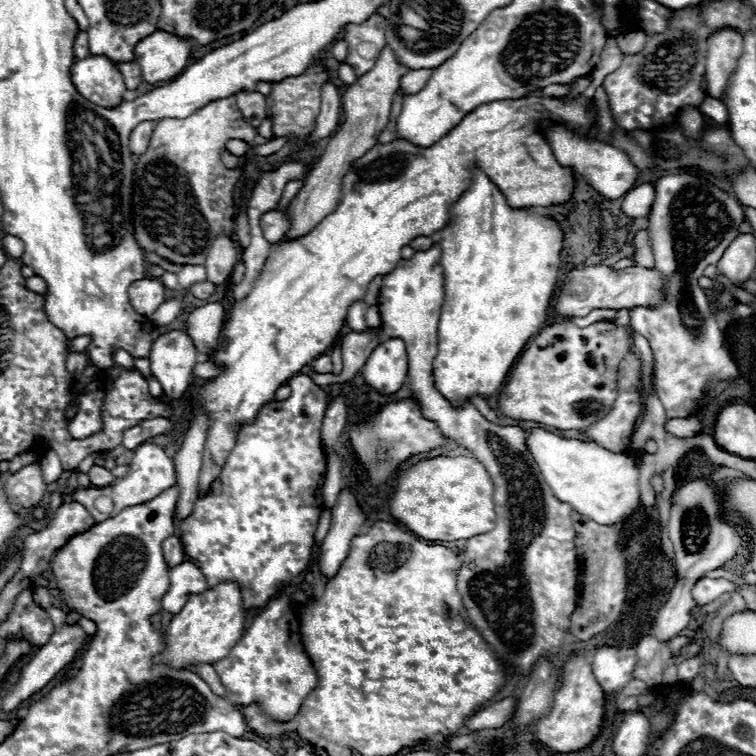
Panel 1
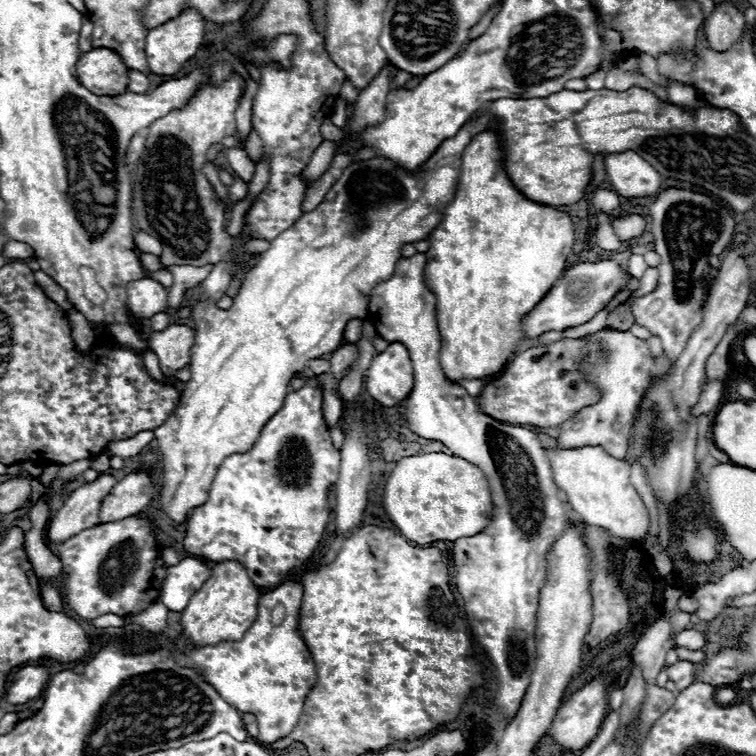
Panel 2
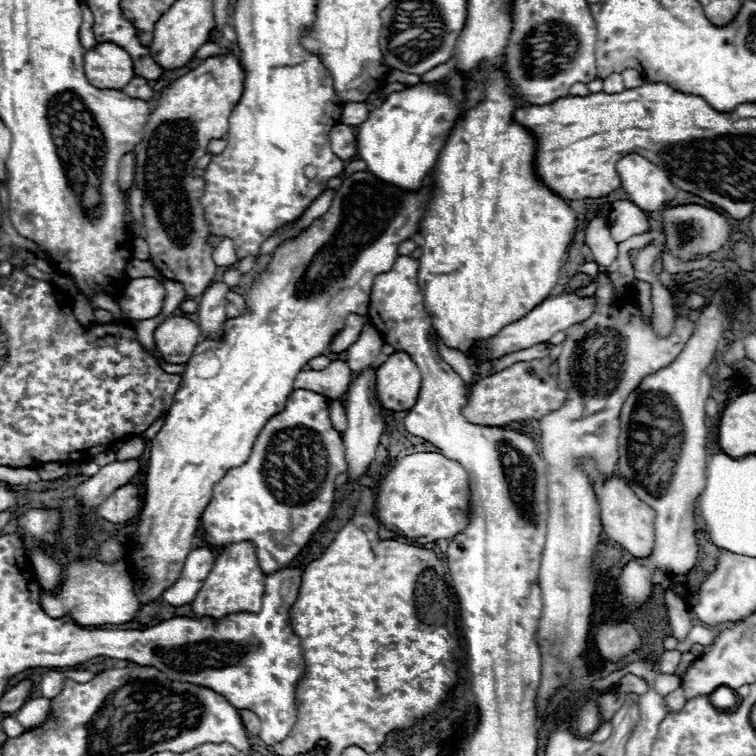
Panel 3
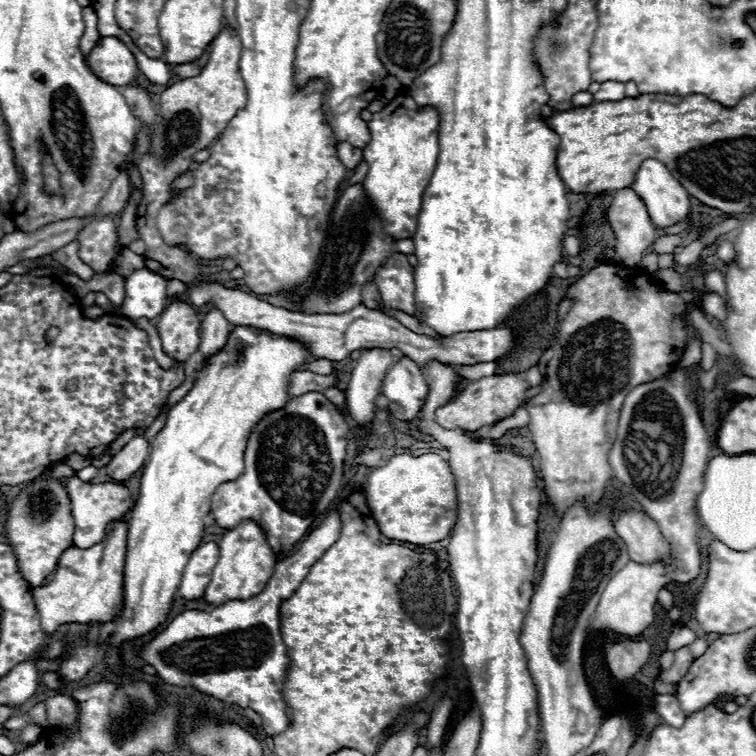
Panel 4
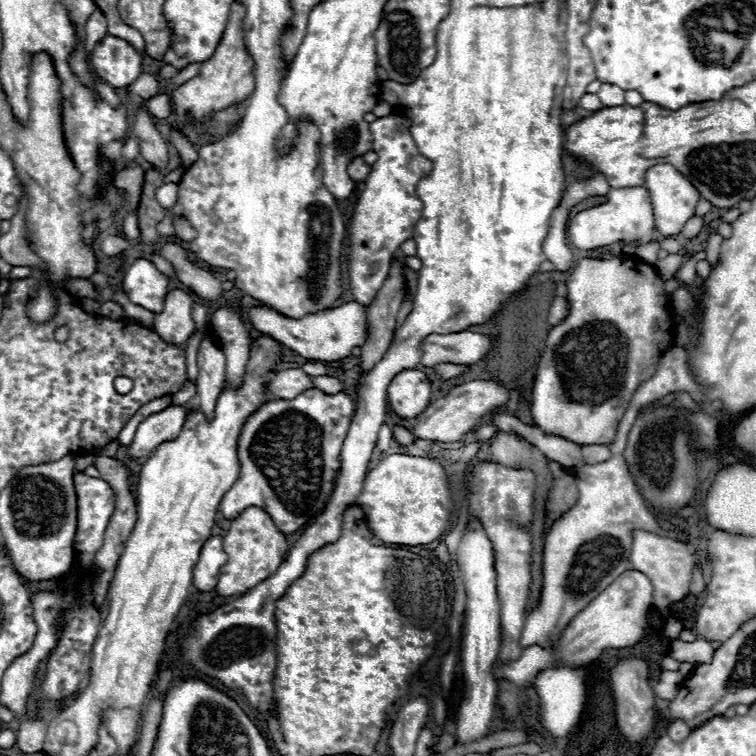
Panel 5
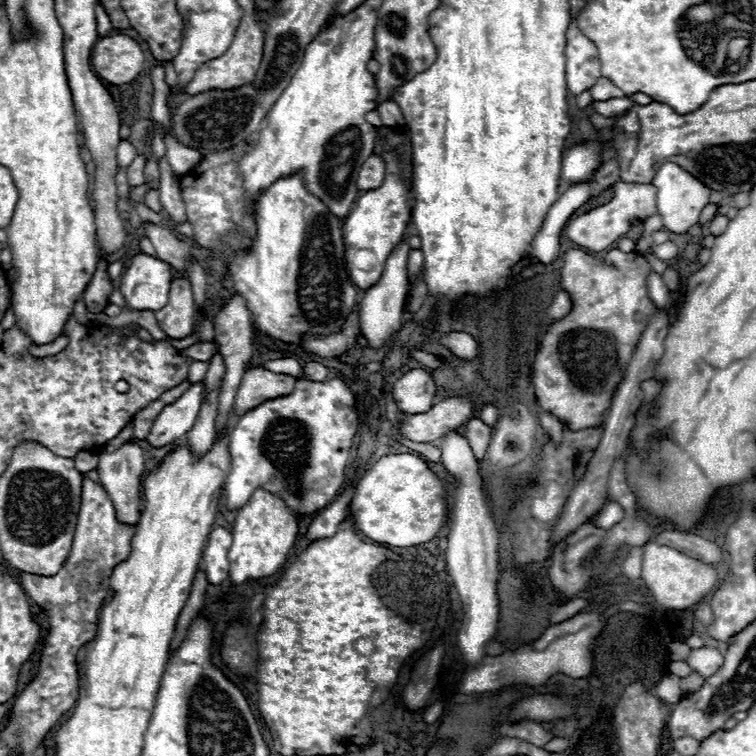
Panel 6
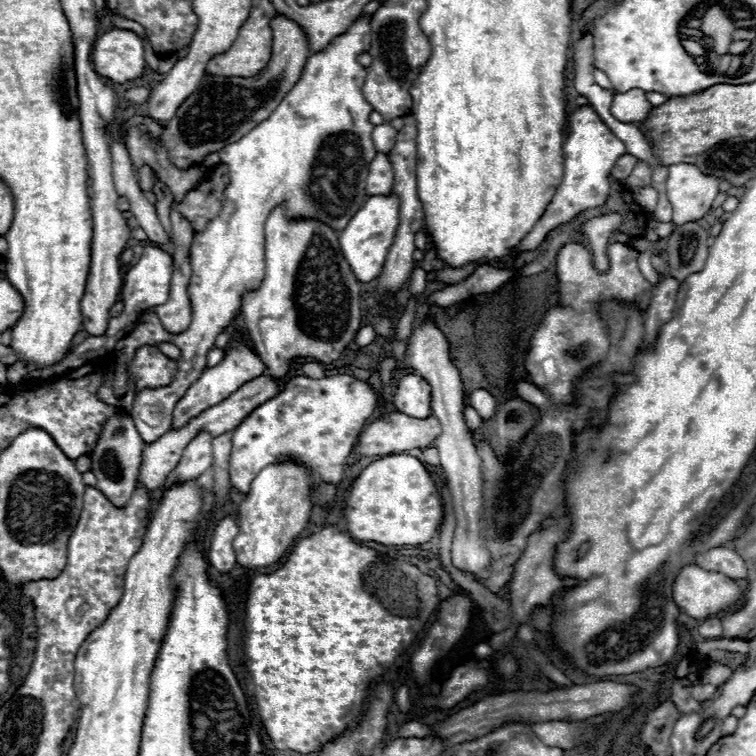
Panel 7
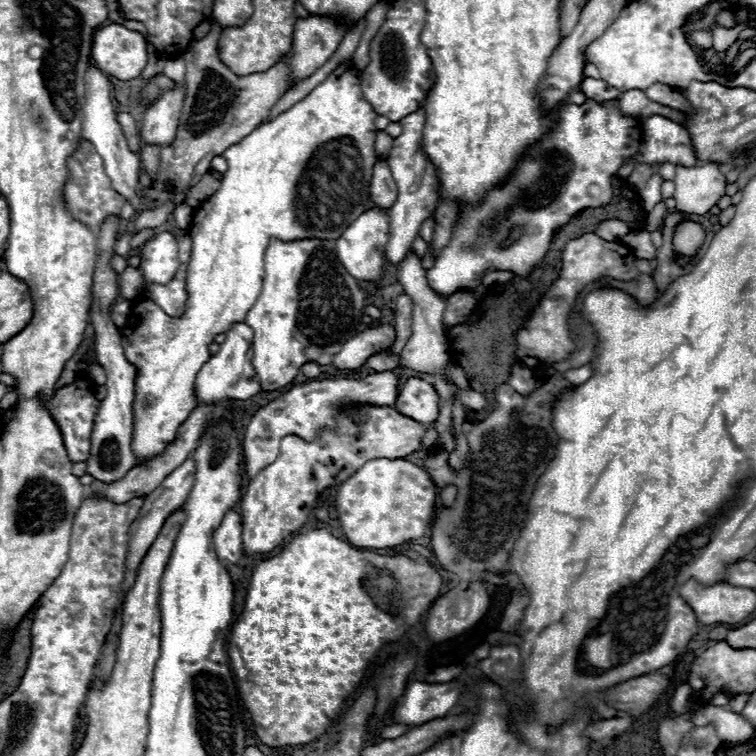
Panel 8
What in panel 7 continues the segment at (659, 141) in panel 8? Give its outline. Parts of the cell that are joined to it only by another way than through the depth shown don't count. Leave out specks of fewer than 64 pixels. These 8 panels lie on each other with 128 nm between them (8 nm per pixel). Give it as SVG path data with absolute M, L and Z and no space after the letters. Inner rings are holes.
M624 154L624 156L620 156L620 160L616 160L616 164L614 164L614 168L612 168L610 174L612 174L616 180L626 180L626 178L630 176L630 172L634 170L636 164L638 164L638 158L636 158L636 156Z

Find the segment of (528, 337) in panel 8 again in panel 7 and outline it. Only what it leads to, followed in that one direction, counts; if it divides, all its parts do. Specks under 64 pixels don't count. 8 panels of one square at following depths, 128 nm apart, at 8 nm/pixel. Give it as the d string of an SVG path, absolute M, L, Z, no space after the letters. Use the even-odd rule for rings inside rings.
M572 242L558 250L556 258L556 274L558 274L558 294L560 302L546 312L542 318L542 324L530 338L530 350L526 354L524 366L530 376L530 380L552 394L552 398L558 404L568 404L574 394L574 380L592 364L602 360L608 352L608 332L602 320L598 318L596 304L618 298L636 302L640 308L648 308L650 304L650 282L640 276L638 270L638 252L626 244L612 242L608 244L608 262L610 268L602 274L596 272L596 276L582 276L582 262L592 266L592 254L590 250L580 244ZM550 362L556 370L544 370L542 364Z

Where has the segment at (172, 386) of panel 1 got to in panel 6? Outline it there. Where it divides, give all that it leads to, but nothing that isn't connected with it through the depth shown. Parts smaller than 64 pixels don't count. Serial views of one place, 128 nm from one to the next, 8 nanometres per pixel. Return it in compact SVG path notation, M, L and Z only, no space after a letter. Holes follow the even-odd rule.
M186 276L172 280L168 304L164 308L156 310L154 314L156 314L160 328L170 338L180 340L192 332L194 318L196 318L196 306L194 306L192 286L190 286L190 280Z

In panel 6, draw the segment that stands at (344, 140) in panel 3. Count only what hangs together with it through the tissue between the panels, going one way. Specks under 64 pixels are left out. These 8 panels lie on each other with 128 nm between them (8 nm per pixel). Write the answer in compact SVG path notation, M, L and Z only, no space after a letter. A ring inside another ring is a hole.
M372 154L364 162L364 168L360 168L360 176L358 176L360 190L380 188L380 184L384 182L384 176L386 176L386 162L384 162L384 158L378 156L378 154Z

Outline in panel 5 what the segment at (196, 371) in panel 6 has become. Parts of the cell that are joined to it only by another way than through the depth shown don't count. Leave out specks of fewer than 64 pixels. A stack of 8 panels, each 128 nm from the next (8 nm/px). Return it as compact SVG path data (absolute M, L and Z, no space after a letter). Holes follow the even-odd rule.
M186 380L184 384L182 384L182 388L174 394L174 398L172 398L172 404L186 404L190 398L194 398L196 396L196 384L194 382L190 382L190 380Z

